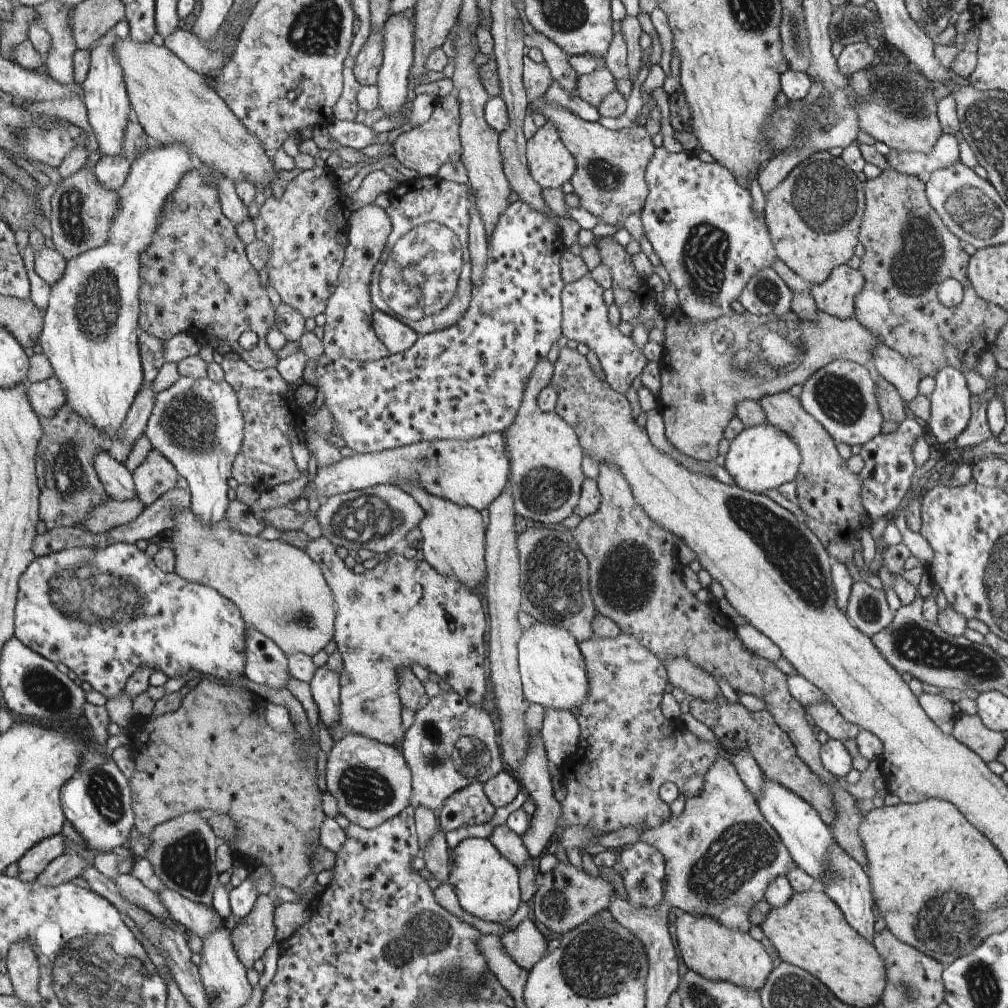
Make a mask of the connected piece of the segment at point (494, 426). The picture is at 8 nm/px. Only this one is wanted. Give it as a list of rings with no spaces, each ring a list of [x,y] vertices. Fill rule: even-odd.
[[[522,199],[517,200],[503,212],[495,232],[488,240],[487,267],[483,276],[483,283],[480,287],[476,287],[472,295],[470,308],[458,323],[444,330],[421,334],[414,346],[410,347],[406,352],[389,354],[377,361],[360,362],[344,358],[331,361],[326,355],[320,355],[316,366],[316,376],[318,378],[316,387],[324,392],[324,405],[333,414],[334,433],[342,436],[350,450],[360,454],[375,453],[422,441],[430,442],[440,439],[467,441],[488,433],[504,434],[513,424],[519,408],[522,406],[523,394],[526,391],[528,378],[530,378],[534,366],[538,364],[541,358],[548,356],[552,344],[557,342],[563,333],[560,332],[560,322],[563,322],[563,306],[560,306],[560,292],[563,292],[562,288],[565,286],[562,284],[563,276],[560,276],[561,266],[558,266],[558,262],[562,262],[562,253],[565,248],[561,236],[556,234],[556,226],[558,226],[558,215],[554,211],[550,210],[549,213],[545,213],[540,209],[531,207]]]

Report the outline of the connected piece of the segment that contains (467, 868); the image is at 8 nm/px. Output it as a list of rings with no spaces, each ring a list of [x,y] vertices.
[[[471,837],[453,850],[454,865],[447,882],[452,884],[460,906],[480,920],[506,923],[522,902],[519,869],[492,844],[490,839]]]

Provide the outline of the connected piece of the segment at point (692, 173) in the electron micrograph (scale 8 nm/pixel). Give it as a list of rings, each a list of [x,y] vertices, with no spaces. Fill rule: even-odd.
[[[664,147],[656,148],[655,154],[647,168],[647,184],[649,188],[647,206],[640,212],[643,233],[650,241],[653,251],[658,255],[658,258],[660,258],[662,266],[666,268],[666,272],[668,272],[670,276],[671,283],[674,284],[674,288],[676,288],[680,304],[679,308],[682,310],[682,314],[684,314],[690,322],[700,324],[710,323],[720,317],[734,313],[732,302],[734,302],[734,300],[740,300],[740,295],[744,287],[748,284],[748,281],[756,273],[764,271],[765,269],[772,269],[778,260],[765,218],[764,216],[757,217],[757,214],[754,212],[753,198],[750,194],[749,187],[740,184],[731,170],[728,170],[716,161],[707,163],[700,160],[697,153],[689,152],[684,149],[681,152],[673,153],[666,150]]]

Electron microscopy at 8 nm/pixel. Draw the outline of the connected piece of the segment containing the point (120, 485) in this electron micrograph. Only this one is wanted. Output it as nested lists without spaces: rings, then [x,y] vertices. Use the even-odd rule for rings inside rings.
[[[108,448],[93,456],[95,471],[110,498],[125,501],[136,498],[135,481],[126,465],[116,460]]]

